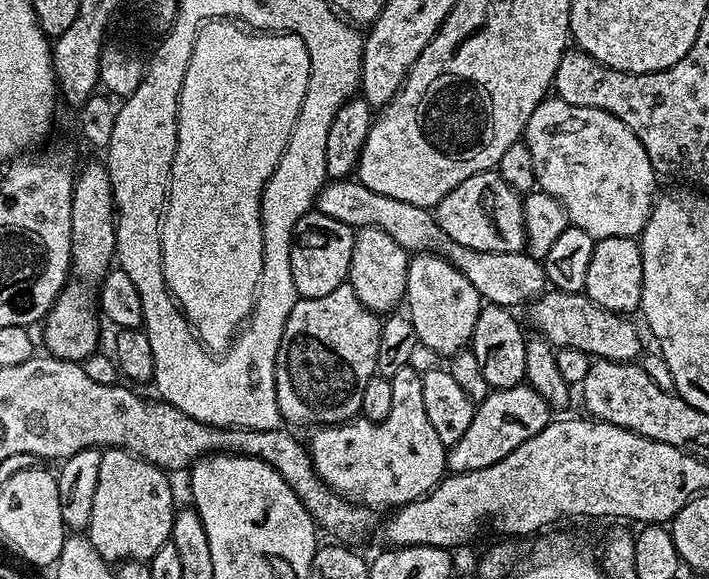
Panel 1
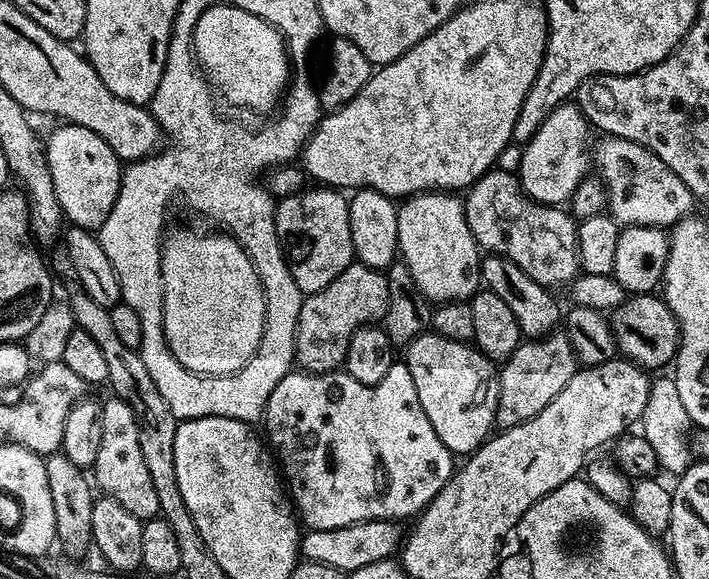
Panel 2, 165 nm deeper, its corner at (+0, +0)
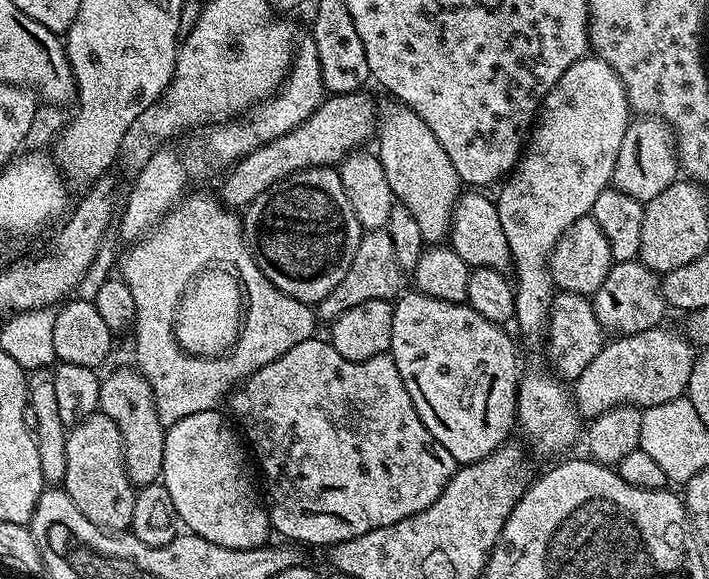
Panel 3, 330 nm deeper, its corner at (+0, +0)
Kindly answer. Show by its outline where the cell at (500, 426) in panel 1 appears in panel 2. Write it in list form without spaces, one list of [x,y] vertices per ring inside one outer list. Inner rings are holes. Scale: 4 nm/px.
[[[553,330],[546,336],[525,339],[516,347],[514,354],[510,354],[507,360],[499,365],[500,393],[496,403],[496,424],[509,428],[521,424],[523,420],[534,418],[534,414],[538,414],[563,390],[566,382],[570,382],[570,378],[576,371],[578,371],[578,361],[568,341],[567,332]]]

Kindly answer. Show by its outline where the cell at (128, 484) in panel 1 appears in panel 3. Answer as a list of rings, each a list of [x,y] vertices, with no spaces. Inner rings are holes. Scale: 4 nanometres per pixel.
[[[135,367],[116,368],[100,382],[99,411],[105,412],[118,426],[124,443],[124,465],[133,485],[157,483],[162,476],[165,425],[156,413],[156,400],[144,375]]]

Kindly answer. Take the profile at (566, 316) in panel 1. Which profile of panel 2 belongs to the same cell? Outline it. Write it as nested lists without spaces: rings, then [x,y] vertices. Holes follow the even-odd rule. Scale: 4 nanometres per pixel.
[[[632,294],[629,295],[626,301],[614,312],[614,331],[616,334],[616,342],[617,345],[622,349],[622,356],[623,359],[631,360],[633,364],[636,364],[638,367],[645,369],[645,370],[653,370],[652,368],[660,368],[656,370],[664,370],[664,368],[673,363],[676,359],[676,351],[680,348],[680,324],[676,320],[676,315],[672,311],[668,309],[668,303],[663,300],[659,295],[656,294]]]

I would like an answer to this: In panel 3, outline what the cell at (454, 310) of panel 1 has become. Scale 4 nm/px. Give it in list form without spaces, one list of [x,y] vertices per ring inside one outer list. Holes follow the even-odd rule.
[[[388,102],[378,112],[374,125],[374,136],[380,139],[378,155],[382,162],[382,170],[386,170],[386,182],[390,182],[393,197],[404,204],[406,210],[417,220],[418,230],[424,242],[440,242],[447,237],[452,227],[452,208],[462,192],[462,181],[454,170],[450,158],[442,146],[438,146],[438,138],[409,108],[399,102]]]

